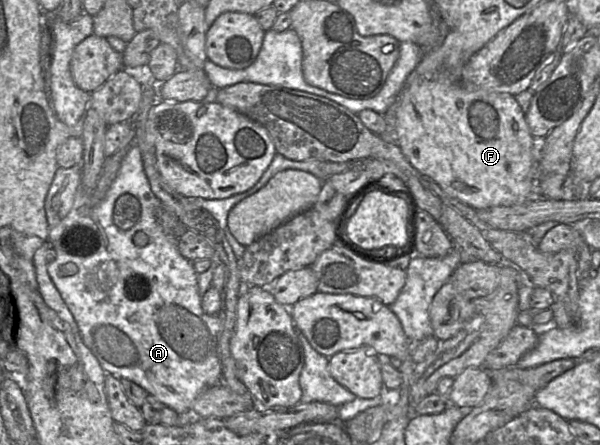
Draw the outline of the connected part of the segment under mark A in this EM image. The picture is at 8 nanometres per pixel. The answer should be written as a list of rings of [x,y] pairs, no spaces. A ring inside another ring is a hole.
[[[144,75],[142,99],[131,121],[135,129],[135,141],[129,147],[102,201],[93,202],[92,190],[81,186],[82,162],[70,168],[57,168],[44,204],[49,227],[48,240],[56,251],[55,259],[47,264],[47,271],[71,312],[83,343],[105,373],[138,384],[181,415],[191,414],[194,400],[204,389],[223,384],[221,362],[217,354],[221,319],[218,314],[209,315],[203,311],[198,274],[193,263],[180,254],[177,239],[165,234],[156,219],[156,210],[161,202],[151,190],[139,143],[144,141],[149,111],[158,100],[159,84]],[[55,195],[61,200],[58,212],[51,208],[51,199]],[[137,232],[148,236],[146,246],[138,247],[134,244],[133,238]]]

